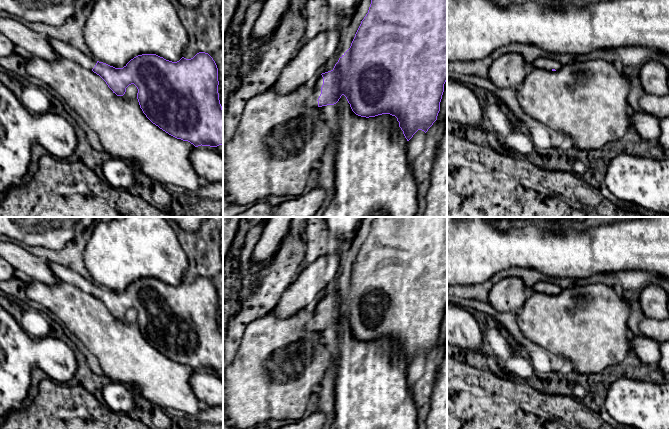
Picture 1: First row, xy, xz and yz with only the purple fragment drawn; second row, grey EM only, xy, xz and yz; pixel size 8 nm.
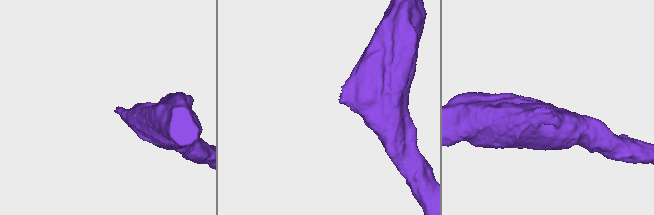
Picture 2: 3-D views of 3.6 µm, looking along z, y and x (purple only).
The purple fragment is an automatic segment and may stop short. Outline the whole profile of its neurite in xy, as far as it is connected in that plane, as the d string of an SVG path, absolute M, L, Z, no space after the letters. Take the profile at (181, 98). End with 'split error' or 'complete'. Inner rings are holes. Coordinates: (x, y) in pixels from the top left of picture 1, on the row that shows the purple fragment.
M47 37L47 40L59 57L72 61L85 69L92 70L106 82L117 96L123 96L126 88L134 84L138 89L137 99L143 113L153 124L169 135L188 141L195 147L223 145L223 109L218 93L218 68L208 53L199 52L191 59L182 57L177 62L166 60L156 54L142 54L131 59L123 68L115 68L85 55L67 43L49 37Z | split error

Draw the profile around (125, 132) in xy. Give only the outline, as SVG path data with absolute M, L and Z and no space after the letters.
M27 55L25 69L28 76L40 79L55 90L58 97L97 133L103 150L111 157L129 162L138 173L164 186L175 185L189 191L195 191L201 186L203 180L189 158L195 146L169 135L146 117L140 108L138 89L134 84L126 88L123 96L117 96L92 70L61 57L48 61Z

